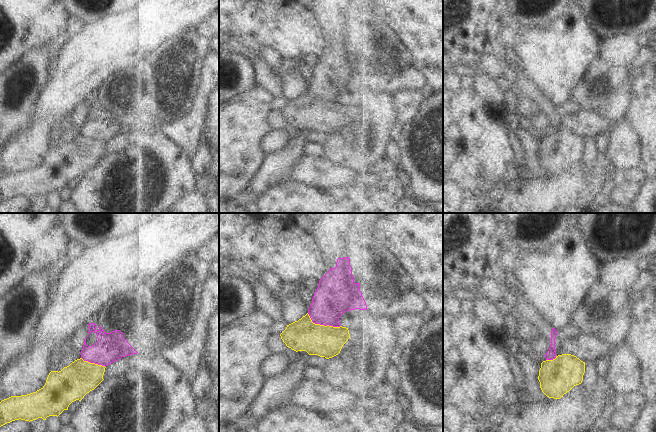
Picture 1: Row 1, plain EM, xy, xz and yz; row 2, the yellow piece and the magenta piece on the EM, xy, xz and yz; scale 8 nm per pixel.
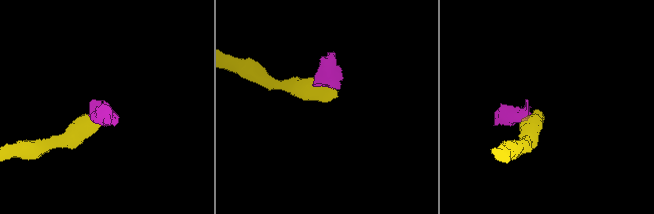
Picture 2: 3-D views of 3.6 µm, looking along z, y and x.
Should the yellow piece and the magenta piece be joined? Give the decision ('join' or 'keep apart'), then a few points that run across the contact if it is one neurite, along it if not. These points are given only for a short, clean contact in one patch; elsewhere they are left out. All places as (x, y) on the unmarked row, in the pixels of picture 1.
keep apart; line xz (307, 89), (315, 99), (340, 102)

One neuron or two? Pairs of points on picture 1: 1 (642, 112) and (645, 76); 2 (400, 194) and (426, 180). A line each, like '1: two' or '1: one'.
1: one
2: two

